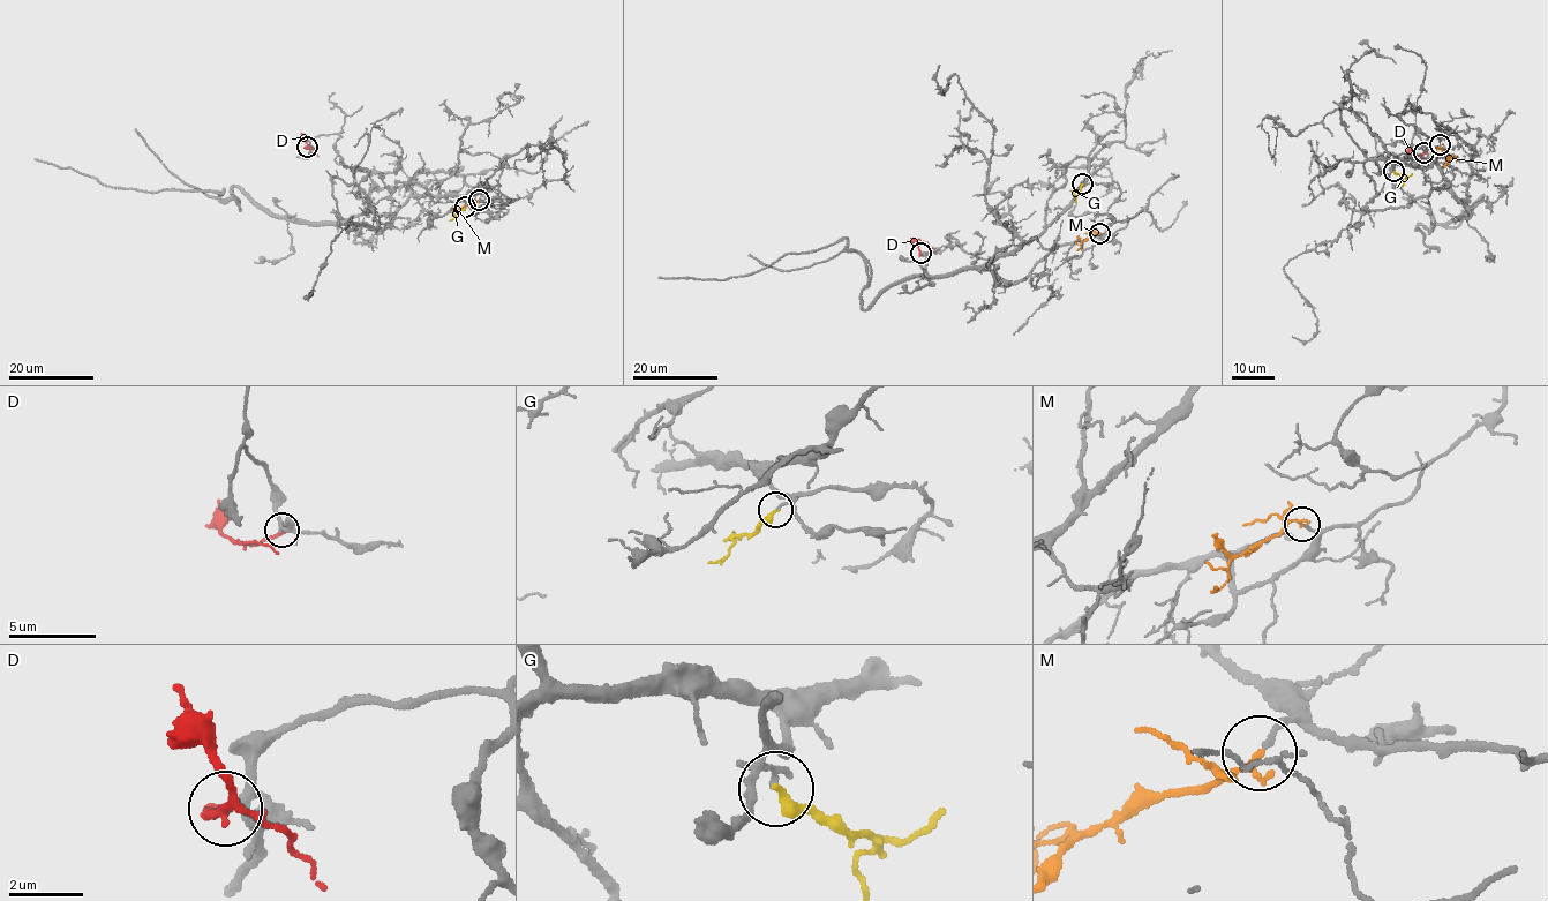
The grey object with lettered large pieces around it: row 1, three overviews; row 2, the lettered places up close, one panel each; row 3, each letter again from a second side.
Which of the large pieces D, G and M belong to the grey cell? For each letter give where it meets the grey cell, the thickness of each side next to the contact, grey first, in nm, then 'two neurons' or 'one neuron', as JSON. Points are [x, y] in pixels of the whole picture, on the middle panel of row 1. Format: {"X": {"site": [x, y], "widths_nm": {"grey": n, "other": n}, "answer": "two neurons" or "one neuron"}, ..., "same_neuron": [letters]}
{"D": {"site": [921, 253], "widths_nm": {"grey": 240, "other": 300}, "answer": "two neurons"}, "G": {"site": [1082, 184], "widths_nm": {"grey": 160, "other": 320}, "answer": "two neurons"}, "M": {"site": [1099, 233], "widths_nm": {"grey": 160, "other": 190}, "answer": "one neuron"}, "same_neuron": ["M"]}

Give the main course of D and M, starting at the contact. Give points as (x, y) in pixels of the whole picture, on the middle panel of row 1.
D: (921, 254), (918, 247), (922, 241), (933, 248)
M: (1099, 233), (1084, 240), (1077, 248)

